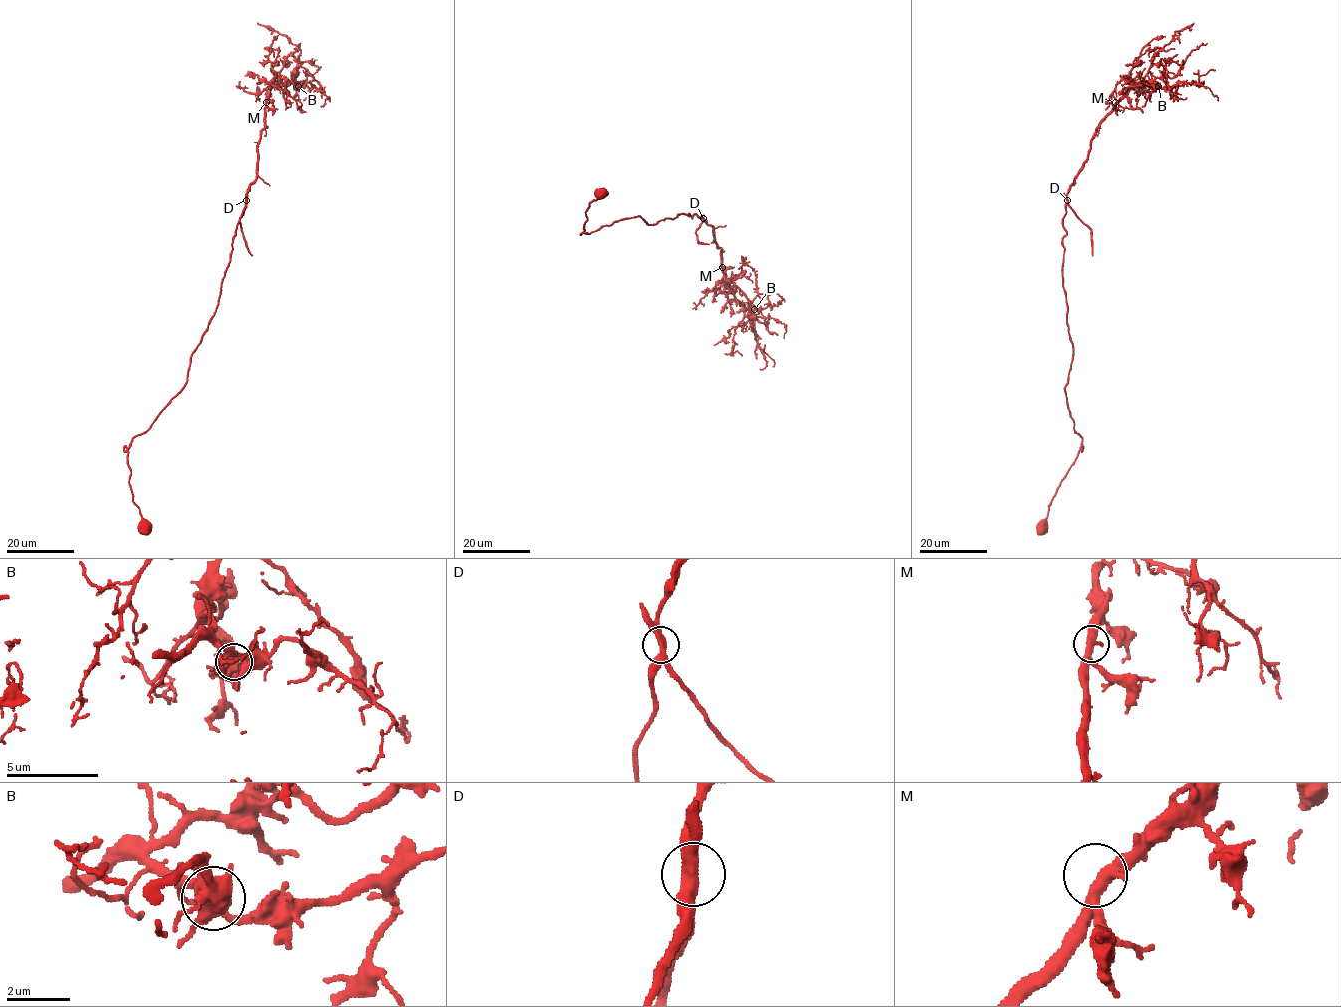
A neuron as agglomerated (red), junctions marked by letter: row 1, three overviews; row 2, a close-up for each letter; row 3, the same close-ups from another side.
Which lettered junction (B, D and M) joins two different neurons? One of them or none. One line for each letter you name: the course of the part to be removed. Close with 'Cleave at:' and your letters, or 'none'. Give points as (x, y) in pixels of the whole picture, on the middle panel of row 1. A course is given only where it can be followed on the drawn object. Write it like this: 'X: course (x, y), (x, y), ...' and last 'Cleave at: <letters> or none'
D: course (703, 219), (695, 232), (697, 241), (709, 244)
Cleave at: D

